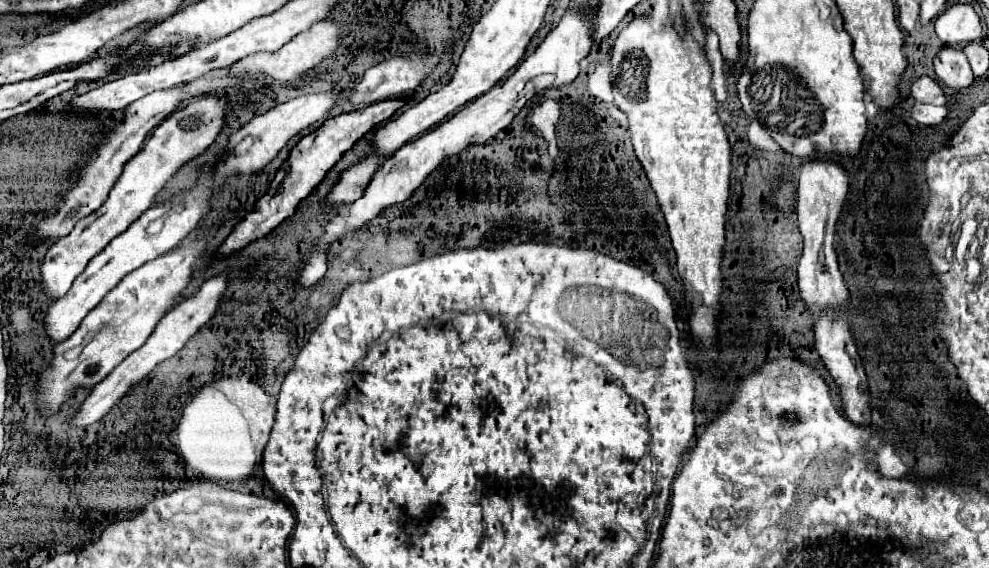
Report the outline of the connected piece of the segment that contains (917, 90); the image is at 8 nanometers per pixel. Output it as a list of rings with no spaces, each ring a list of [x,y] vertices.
[[[921,76],[911,84],[911,96],[917,102],[925,102],[925,104],[935,104],[935,106],[945,104],[945,94],[941,86],[929,76]]]

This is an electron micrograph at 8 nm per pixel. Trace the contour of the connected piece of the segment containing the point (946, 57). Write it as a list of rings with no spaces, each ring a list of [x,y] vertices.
[[[943,48],[935,60],[933,68],[937,74],[937,80],[941,80],[949,88],[967,88],[973,82],[973,72],[971,66],[965,58],[965,54],[957,48]]]

